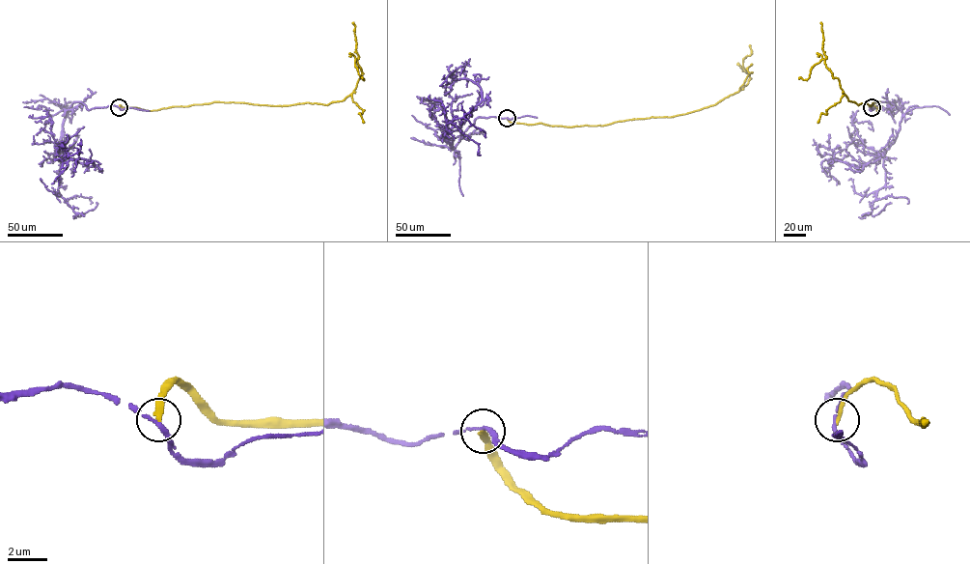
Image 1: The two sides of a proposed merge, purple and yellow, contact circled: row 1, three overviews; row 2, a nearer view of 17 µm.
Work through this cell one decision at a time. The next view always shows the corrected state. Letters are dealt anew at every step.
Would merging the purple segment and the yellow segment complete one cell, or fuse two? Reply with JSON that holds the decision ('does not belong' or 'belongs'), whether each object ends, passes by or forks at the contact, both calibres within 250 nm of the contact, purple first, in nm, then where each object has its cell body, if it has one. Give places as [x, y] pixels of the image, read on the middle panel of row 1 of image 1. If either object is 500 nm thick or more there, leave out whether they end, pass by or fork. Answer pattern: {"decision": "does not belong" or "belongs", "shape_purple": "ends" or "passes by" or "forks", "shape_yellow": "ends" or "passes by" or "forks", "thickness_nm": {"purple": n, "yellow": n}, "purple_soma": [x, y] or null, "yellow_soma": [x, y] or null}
{"decision": "does not belong", "shape_purple": "passes by", "shape_yellow": "ends", "thickness_nm": {"purple": 170, "yellow": 240}, "purple_soma": null, "yellow_soma": null}

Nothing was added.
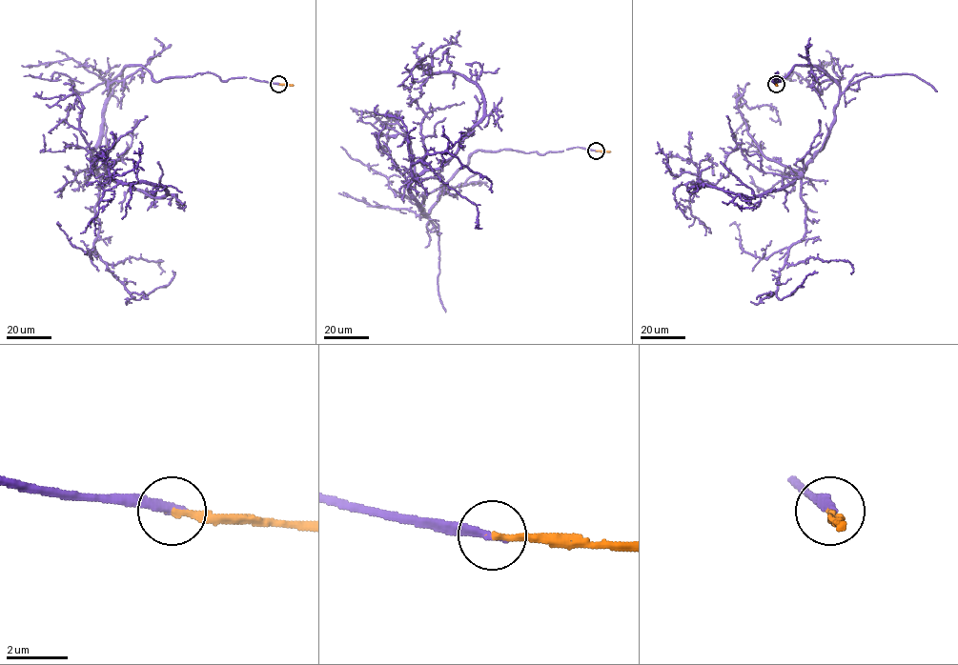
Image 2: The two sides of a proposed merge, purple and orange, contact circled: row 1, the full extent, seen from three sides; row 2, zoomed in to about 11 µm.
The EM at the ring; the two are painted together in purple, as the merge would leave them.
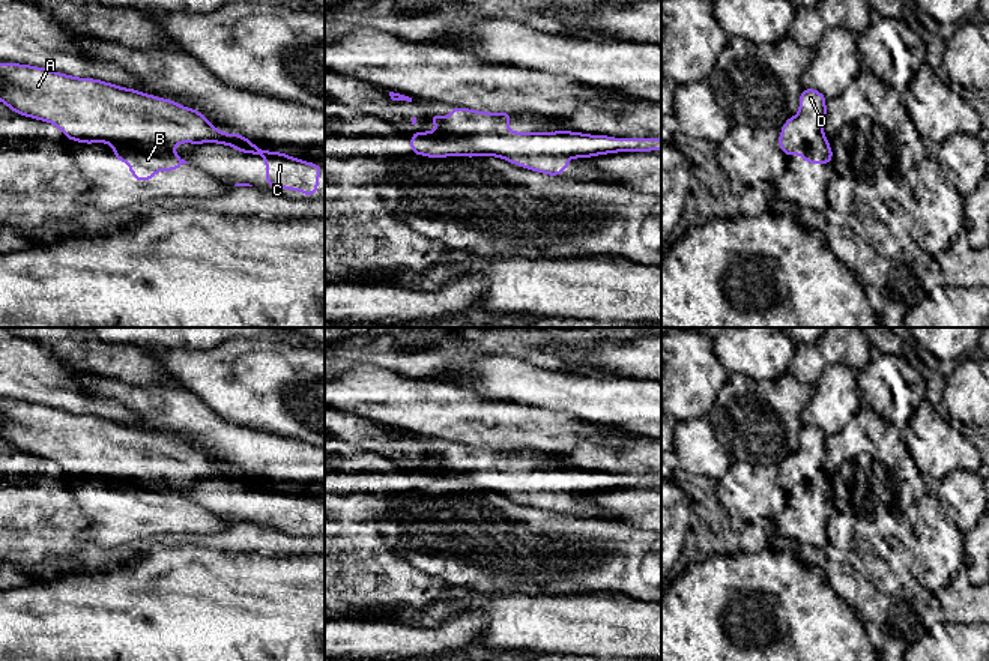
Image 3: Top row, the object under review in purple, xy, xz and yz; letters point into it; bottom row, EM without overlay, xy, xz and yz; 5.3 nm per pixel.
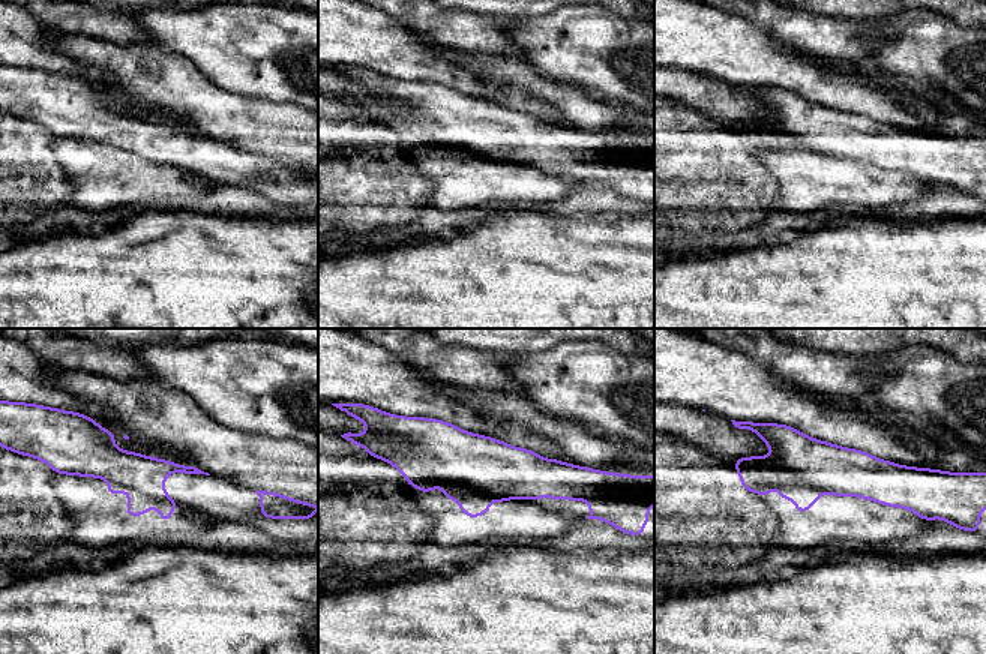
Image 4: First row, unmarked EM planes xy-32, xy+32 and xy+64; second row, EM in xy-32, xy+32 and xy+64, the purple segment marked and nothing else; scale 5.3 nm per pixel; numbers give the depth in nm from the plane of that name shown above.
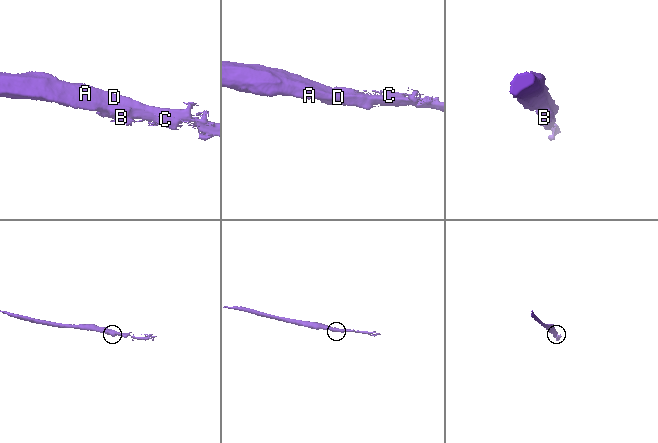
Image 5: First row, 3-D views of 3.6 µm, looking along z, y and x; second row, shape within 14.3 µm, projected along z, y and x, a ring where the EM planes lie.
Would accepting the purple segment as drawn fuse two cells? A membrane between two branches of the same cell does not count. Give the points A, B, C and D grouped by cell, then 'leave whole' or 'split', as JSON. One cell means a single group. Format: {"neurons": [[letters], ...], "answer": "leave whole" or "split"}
{"neurons": [["A", "B", "C", "D"]], "answer": "leave whole"}

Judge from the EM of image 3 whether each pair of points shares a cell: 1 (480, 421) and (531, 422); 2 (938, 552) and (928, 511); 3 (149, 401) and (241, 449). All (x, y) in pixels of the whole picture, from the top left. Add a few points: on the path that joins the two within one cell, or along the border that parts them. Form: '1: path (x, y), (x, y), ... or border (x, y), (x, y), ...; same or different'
1: path (492, 422), (519, 422); same
2: path (938, 541), (932, 522); same
3: path (172, 410), (218, 439); same

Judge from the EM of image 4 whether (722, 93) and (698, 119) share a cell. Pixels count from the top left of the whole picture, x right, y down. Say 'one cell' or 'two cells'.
two cells

